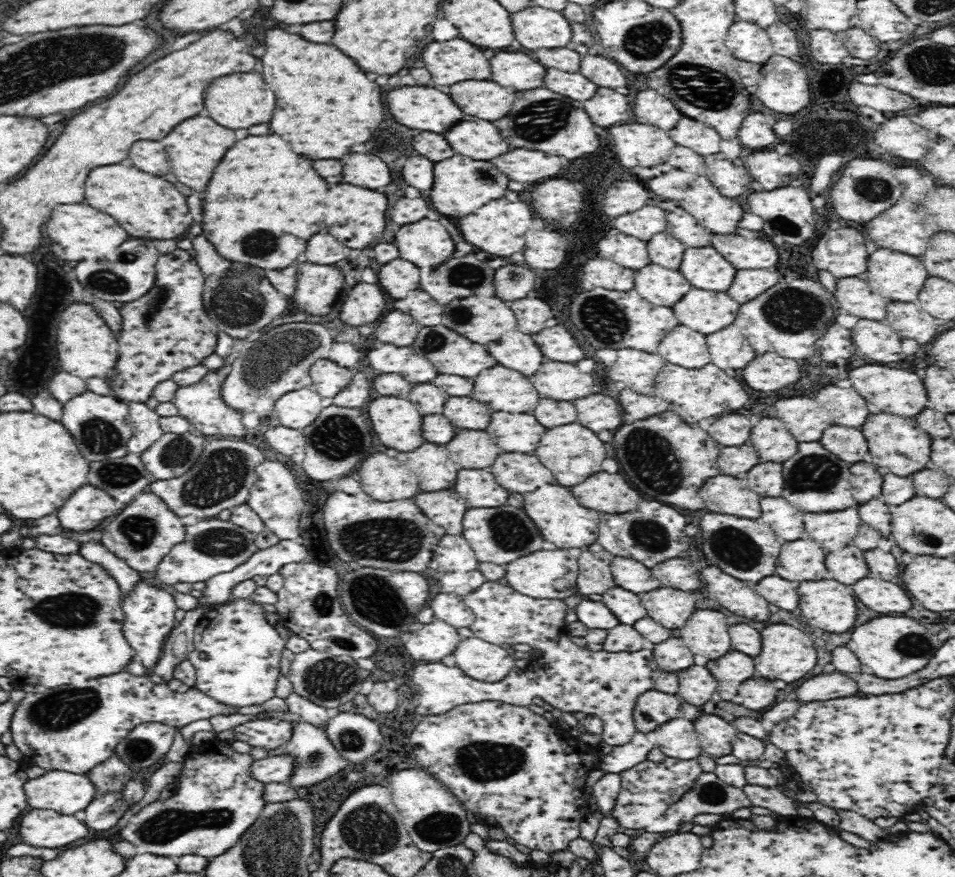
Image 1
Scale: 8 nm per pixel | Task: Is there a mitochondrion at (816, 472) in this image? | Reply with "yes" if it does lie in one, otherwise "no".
yes

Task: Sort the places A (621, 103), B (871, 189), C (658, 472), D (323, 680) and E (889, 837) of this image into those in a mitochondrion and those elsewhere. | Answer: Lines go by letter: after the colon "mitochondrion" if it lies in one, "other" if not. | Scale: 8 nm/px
A: other
B: mitochondrion
C: mitochondrion
D: mitochondrion
E: other

